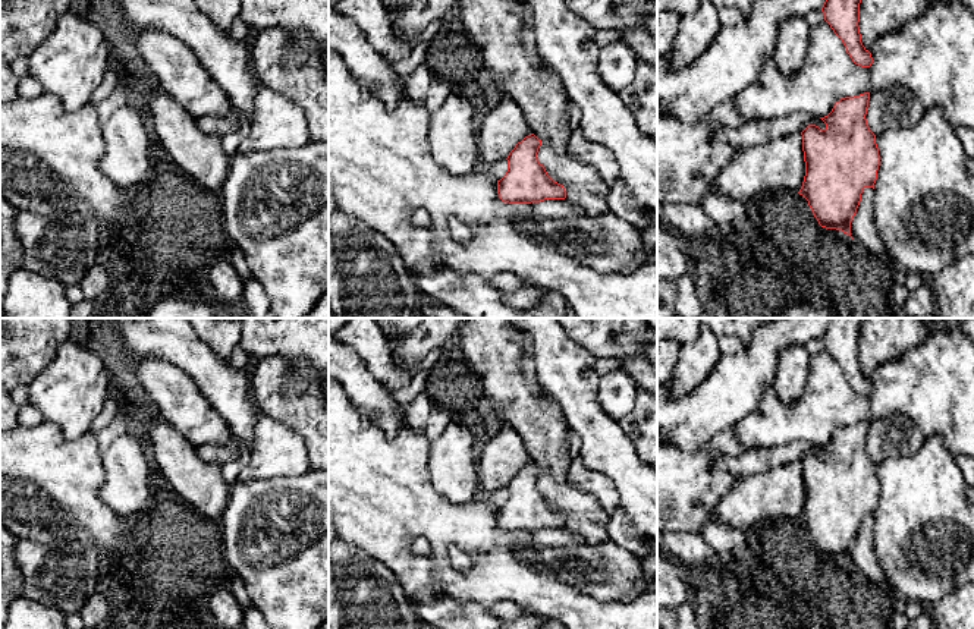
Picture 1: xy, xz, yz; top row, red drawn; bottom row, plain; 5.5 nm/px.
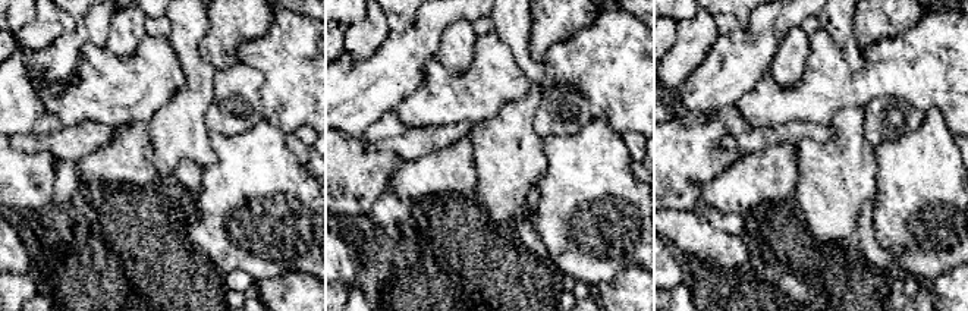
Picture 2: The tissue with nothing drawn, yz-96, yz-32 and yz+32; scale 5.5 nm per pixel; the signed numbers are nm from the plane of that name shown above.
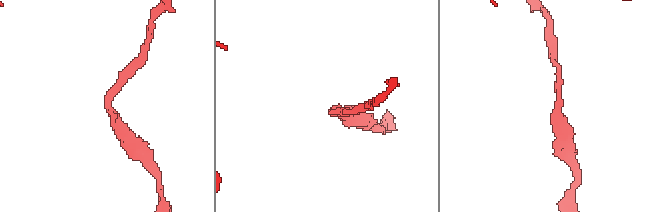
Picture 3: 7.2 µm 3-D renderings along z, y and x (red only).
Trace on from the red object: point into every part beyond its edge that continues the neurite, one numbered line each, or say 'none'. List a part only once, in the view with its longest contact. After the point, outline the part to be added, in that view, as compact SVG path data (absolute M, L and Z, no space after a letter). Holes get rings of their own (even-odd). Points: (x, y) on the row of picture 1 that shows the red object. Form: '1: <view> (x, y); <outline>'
none

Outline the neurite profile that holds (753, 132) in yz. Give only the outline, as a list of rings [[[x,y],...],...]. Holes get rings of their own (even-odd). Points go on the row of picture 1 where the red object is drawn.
[[[795,113],[788,117],[776,119],[755,119],[747,120],[744,125],[733,129],[722,129],[717,138],[730,144],[736,151],[745,151],[755,145],[770,142],[773,139],[802,132],[810,125],[810,116],[805,113]]]

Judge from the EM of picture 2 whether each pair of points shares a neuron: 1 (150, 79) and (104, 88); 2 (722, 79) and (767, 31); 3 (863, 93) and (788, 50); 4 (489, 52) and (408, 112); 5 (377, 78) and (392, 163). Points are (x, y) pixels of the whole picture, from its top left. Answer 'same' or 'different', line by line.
1: same
2: same
3: different
4: same
5: different

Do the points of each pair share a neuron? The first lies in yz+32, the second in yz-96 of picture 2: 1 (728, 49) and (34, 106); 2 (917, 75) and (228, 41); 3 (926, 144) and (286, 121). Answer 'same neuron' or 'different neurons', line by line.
1: same neuron
2: different neurons
3: different neurons

